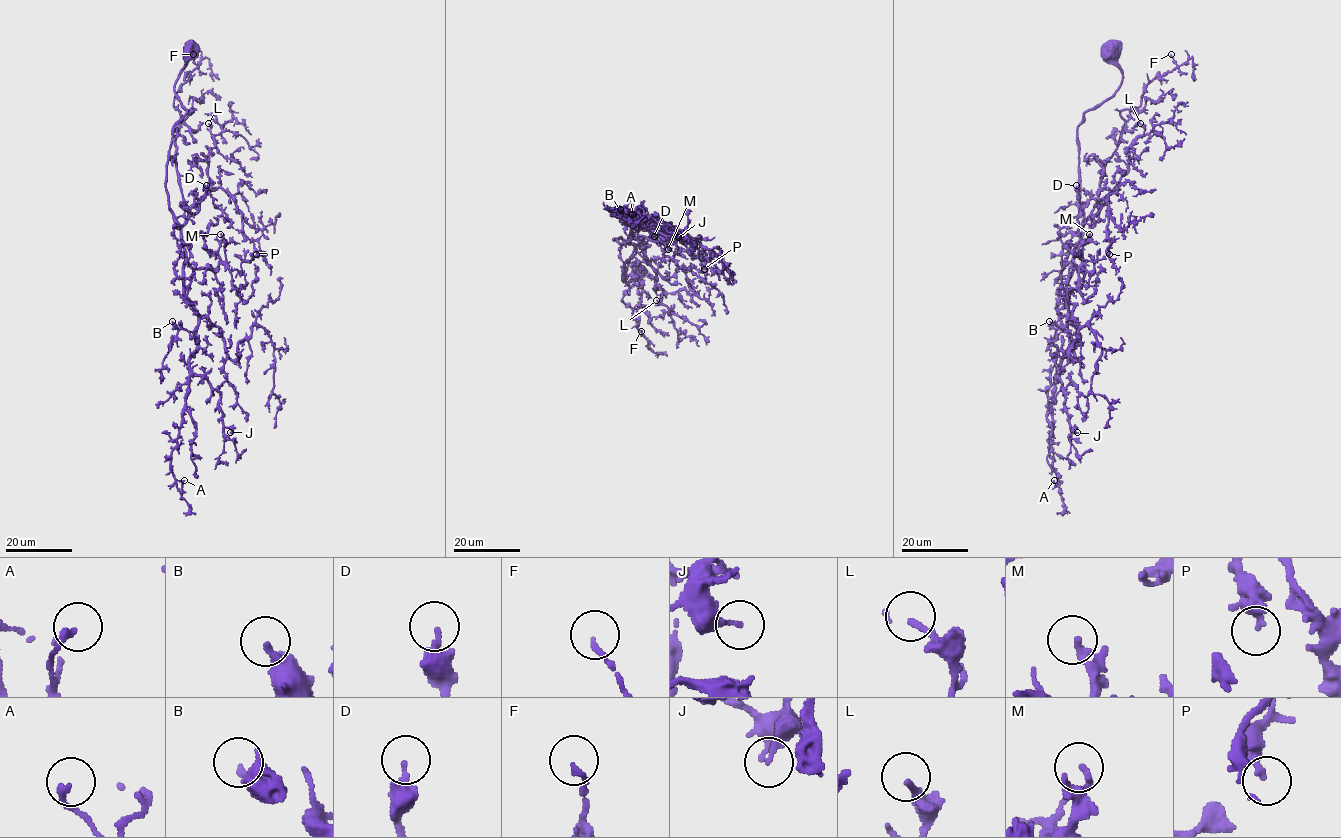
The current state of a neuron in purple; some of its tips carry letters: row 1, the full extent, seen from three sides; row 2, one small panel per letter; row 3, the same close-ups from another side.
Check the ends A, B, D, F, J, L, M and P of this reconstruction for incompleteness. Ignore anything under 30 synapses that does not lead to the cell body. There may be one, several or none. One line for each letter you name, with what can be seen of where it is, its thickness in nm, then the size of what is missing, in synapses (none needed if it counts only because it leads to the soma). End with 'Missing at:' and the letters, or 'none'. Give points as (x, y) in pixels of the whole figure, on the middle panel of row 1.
B: Place: (620, 209). Thickness 260 nm. Roughly 35 synapses
Missing at: B

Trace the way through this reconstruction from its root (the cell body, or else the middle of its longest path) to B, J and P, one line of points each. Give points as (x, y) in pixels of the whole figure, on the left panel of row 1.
B: (190, 51), (174, 86), (186, 113), (172, 130), (165, 190), (198, 326), (172, 321)
J: (190, 51), (174, 86), (186, 113), (172, 130), (165, 190), (198, 319), (189, 370), (219, 393), (230, 432)
P: (190, 51), (174, 86), (186, 113), (172, 130), (168, 210), (182, 226), (222, 188), (256, 254)

